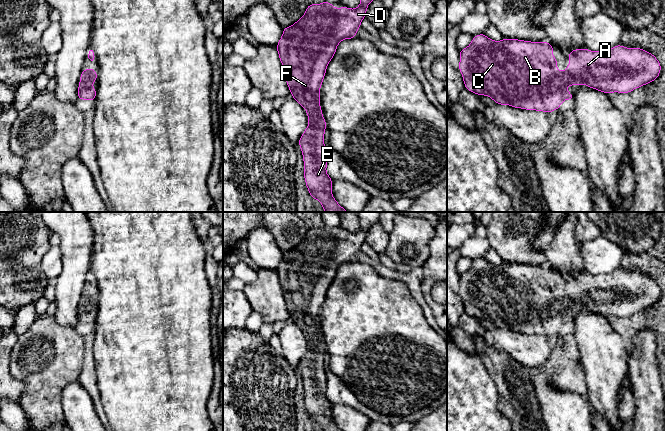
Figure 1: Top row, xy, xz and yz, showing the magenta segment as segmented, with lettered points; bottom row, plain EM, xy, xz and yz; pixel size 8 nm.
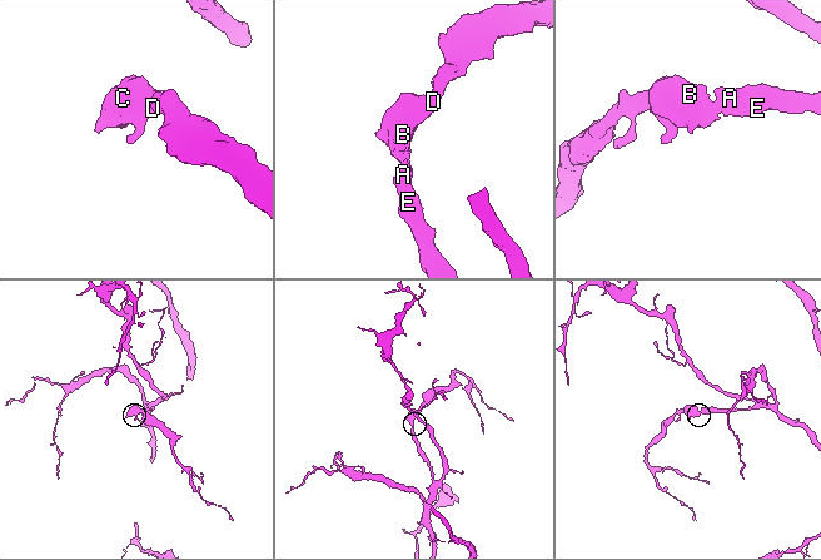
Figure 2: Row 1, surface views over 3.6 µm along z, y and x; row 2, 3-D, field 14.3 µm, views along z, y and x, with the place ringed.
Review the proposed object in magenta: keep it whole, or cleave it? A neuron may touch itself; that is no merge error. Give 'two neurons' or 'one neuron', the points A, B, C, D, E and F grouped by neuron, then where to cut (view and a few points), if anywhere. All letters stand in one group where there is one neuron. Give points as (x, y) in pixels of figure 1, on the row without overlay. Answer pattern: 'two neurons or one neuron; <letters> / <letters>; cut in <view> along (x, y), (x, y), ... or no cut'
one neuron; A B C D E F; no cut

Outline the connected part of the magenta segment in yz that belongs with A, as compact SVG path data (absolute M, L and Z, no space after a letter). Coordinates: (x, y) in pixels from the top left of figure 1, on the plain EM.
M483 257L473 261L471 268L460 275L459 294L462 298L465 312L477 319L489 320L500 329L510 329L525 334L544 335L546 337L558 334L564 324L573 324L574 319L566 313L568 309L585 308L589 312L610 318L612 316L629 317L636 312L653 306L658 302L661 288L656 281L642 272L626 272L616 269L609 274L590 275L575 273L569 276L569 289L566 294L557 293L557 283L553 281L553 270L546 265L536 267L518 263L504 262L494 265Z

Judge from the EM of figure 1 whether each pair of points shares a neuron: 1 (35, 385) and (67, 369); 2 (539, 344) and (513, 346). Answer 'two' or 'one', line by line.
1: one
2: one

